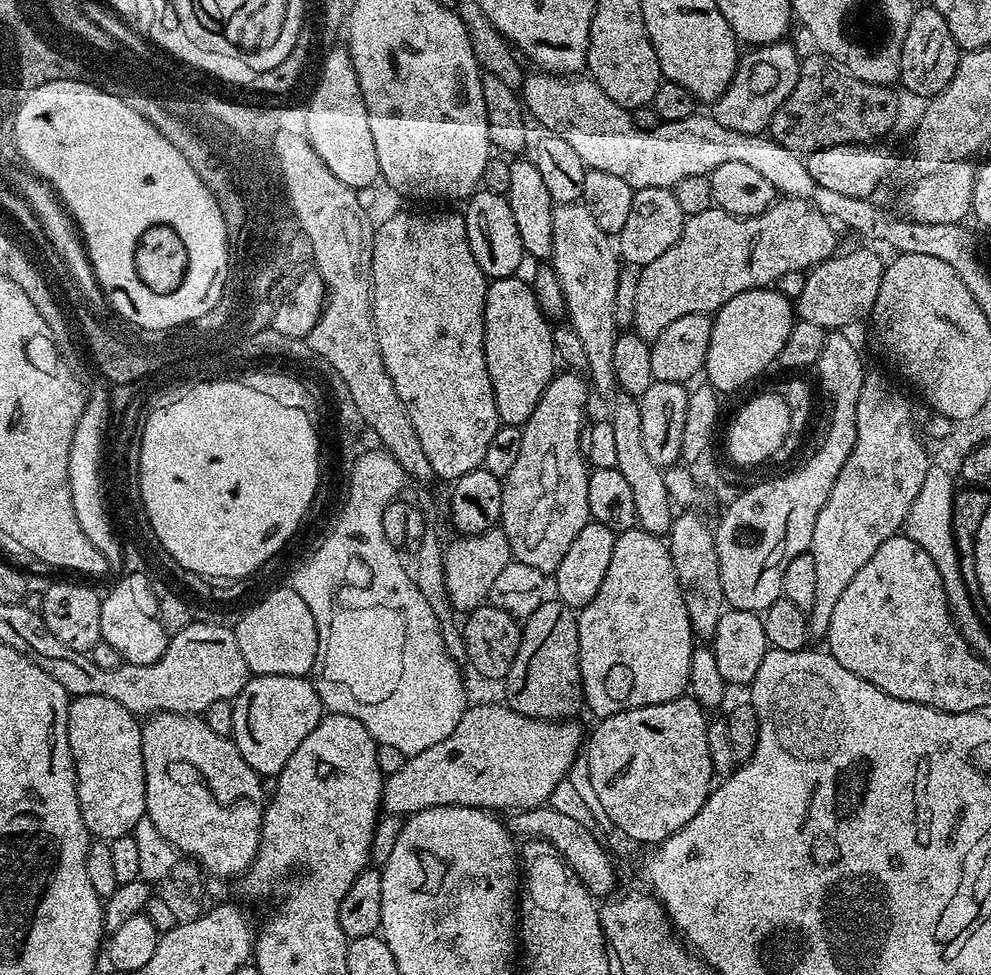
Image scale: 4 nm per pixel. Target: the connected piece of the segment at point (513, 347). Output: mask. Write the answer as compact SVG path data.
M516 334L516 336L484 336L484 357L494 386L494 402L498 406L501 425L522 426L534 414L534 406L542 398L546 386L557 375L556 340L554 334Z

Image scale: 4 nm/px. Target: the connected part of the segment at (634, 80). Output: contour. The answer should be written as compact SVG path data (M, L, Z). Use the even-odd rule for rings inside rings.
M592 18L590 22L587 75L596 81L596 85L606 94L606 98L614 98L618 106L629 110L649 107L662 79L654 46L651 42L646 42L646 37L646 22L643 18Z

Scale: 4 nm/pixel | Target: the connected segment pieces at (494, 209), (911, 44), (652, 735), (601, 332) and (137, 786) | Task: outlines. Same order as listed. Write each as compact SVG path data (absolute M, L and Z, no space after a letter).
M477 190L467 197L467 204L468 209L463 209L462 212L466 226L466 238L470 242L472 257L474 262L478 262L480 271L492 280L517 275L521 271L520 263L523 262L524 256L526 257L526 249L507 195Z
M917 7L910 18L910 30L906 30L906 38L902 42L899 83L916 96L936 96L946 90L950 78L954 78L961 55L962 49L954 42L954 34L950 34L946 18L942 18L942 14L938 14L934 7Z
M685 694L679 696L677 700L671 700L665 704L628 708L625 712L605 716L597 723L600 725L593 730L592 737L589 740L587 737L586 740L586 752L588 748L586 759L590 770L590 782L594 785L594 794L598 794L598 799L602 801L602 810L606 810L613 829L621 828L637 845L652 844L651 846L659 846L665 840L669 840L675 832L682 830L682 826L686 826L686 822L690 822L690 818L694 818L694 814L698 814L698 810L702 810L702 806L708 800L709 792L714 787L714 773L710 762L709 743L707 742L708 721L709 717L706 715L705 709L700 707L700 703L693 700L691 695Z
M577 202L574 204L561 204L559 206L553 207L552 213L554 214L554 222L552 223L552 254L550 257L550 265L552 264L552 268L556 271L556 276L554 275L555 283L558 285L560 290L560 295L564 298L564 307L566 309L566 320L569 320L572 323L572 328L576 331L576 340L580 343L580 348L584 351L584 360L588 363L588 372L587 375L590 377L592 375L591 383L594 385L596 383L596 388L600 392L612 392L615 393L617 391L616 387L616 379L614 378L614 366L612 365L612 359L614 358L614 342L616 341L616 337L618 335L618 329L616 326L616 319L614 318L614 310L616 307L614 306L614 294L618 294L618 282L622 278L622 272L620 272L620 268L622 269L621 261L618 259L617 249L614 247L613 241L612 244L610 241L609 233L604 232L598 226L598 222L594 222L594 218L590 214L590 210L583 204L582 202Z
M78 696L69 703L68 706L68 741L72 751L72 761L76 767L76 797L80 800L80 813L84 819L84 826L89 833L97 840L107 840L109 842L129 835L136 827L138 821L145 819L144 811L144 759L142 758L142 732L141 721L126 711L118 702L114 702L105 696Z

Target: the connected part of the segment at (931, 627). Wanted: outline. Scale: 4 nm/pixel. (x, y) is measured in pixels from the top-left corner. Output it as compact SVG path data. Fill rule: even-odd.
M889 534L850 586L838 598L830 618L826 643L831 659L846 666L850 674L858 674L878 690L906 702L937 708L939 712L968 712L968 656L973 653L965 633L954 626L948 609L942 574L934 566L934 558L907 534Z

